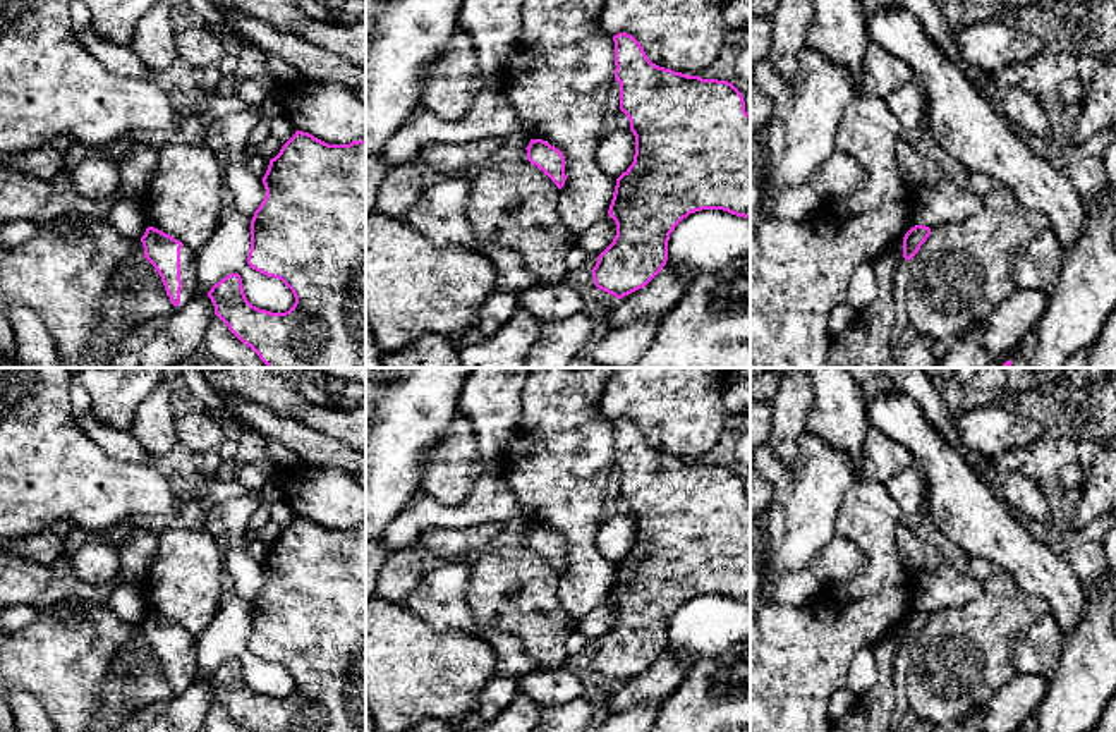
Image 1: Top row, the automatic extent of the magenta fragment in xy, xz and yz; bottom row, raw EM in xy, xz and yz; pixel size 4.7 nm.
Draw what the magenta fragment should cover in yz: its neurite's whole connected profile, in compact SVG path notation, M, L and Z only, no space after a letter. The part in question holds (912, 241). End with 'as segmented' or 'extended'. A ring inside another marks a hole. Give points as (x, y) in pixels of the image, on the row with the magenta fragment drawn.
M925 225L912 227L903 237L903 258L910 261L919 253L920 246L927 241L929 235L931 235L929 227Z; as segmented

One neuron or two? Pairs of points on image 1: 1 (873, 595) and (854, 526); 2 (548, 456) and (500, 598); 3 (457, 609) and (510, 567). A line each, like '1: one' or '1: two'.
1: one
2: two
3: two

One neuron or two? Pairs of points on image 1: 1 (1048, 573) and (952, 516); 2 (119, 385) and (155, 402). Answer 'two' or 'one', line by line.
1: one
2: two

